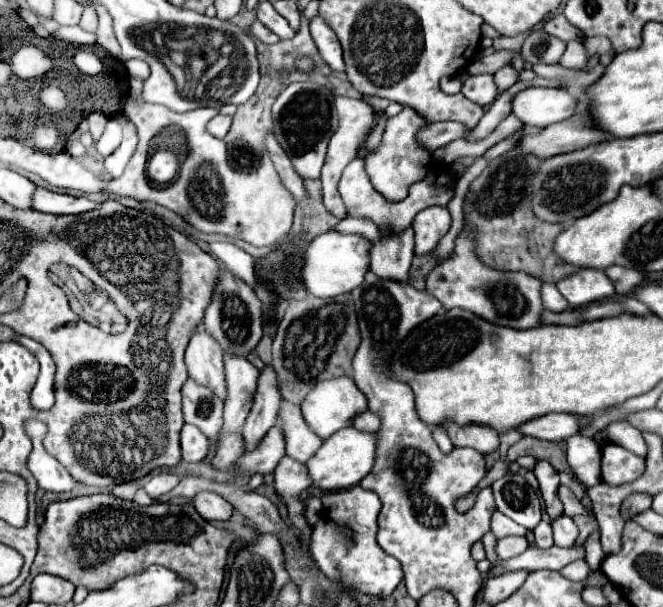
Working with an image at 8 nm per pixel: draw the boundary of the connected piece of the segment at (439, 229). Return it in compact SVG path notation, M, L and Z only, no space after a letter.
M430 206L424 212L418 212L412 226L416 232L416 254L430 252L438 240L450 230L450 212L446 206Z

